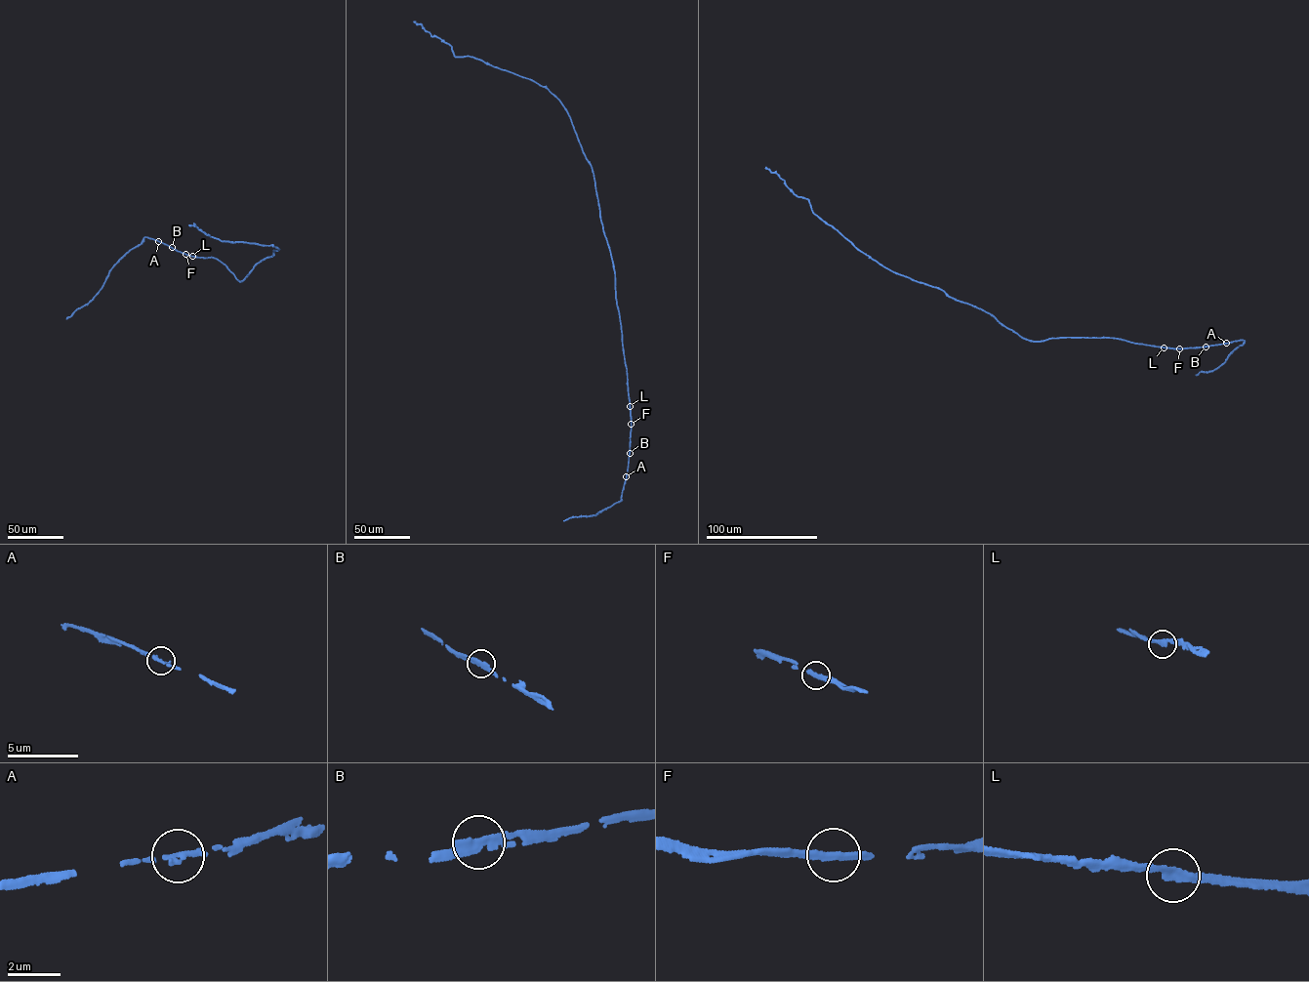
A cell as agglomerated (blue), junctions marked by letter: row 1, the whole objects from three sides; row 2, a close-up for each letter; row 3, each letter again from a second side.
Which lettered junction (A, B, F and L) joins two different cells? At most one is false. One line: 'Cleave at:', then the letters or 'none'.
Cleave at: none

